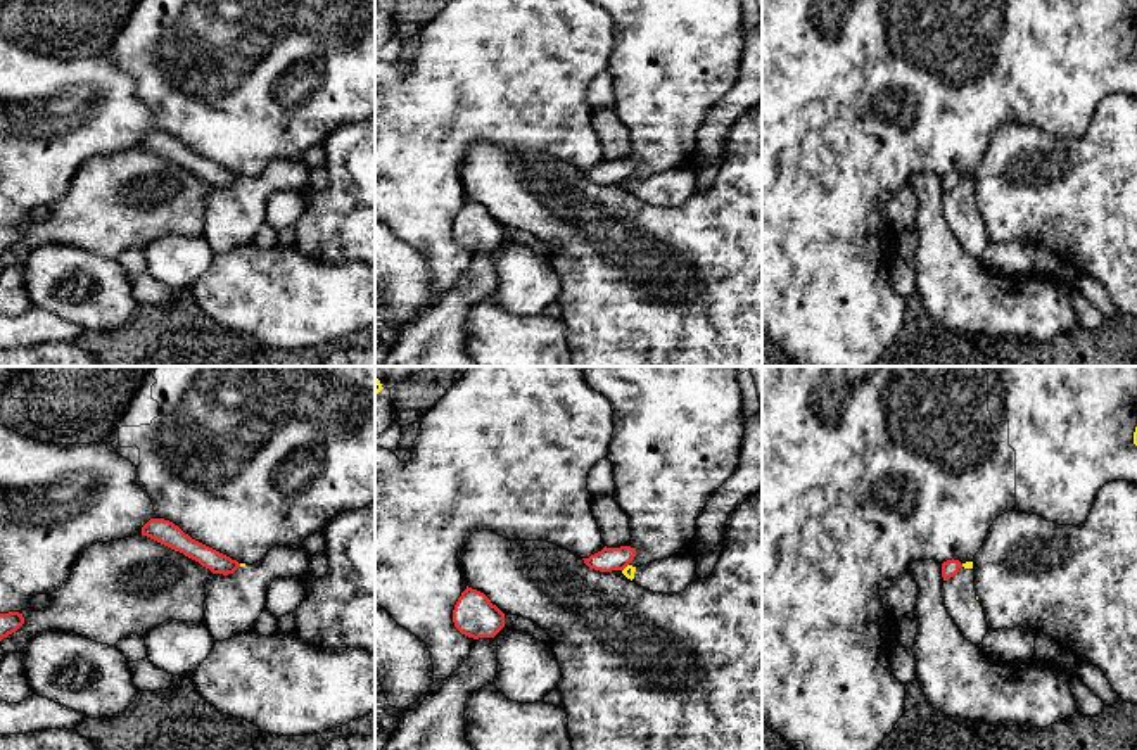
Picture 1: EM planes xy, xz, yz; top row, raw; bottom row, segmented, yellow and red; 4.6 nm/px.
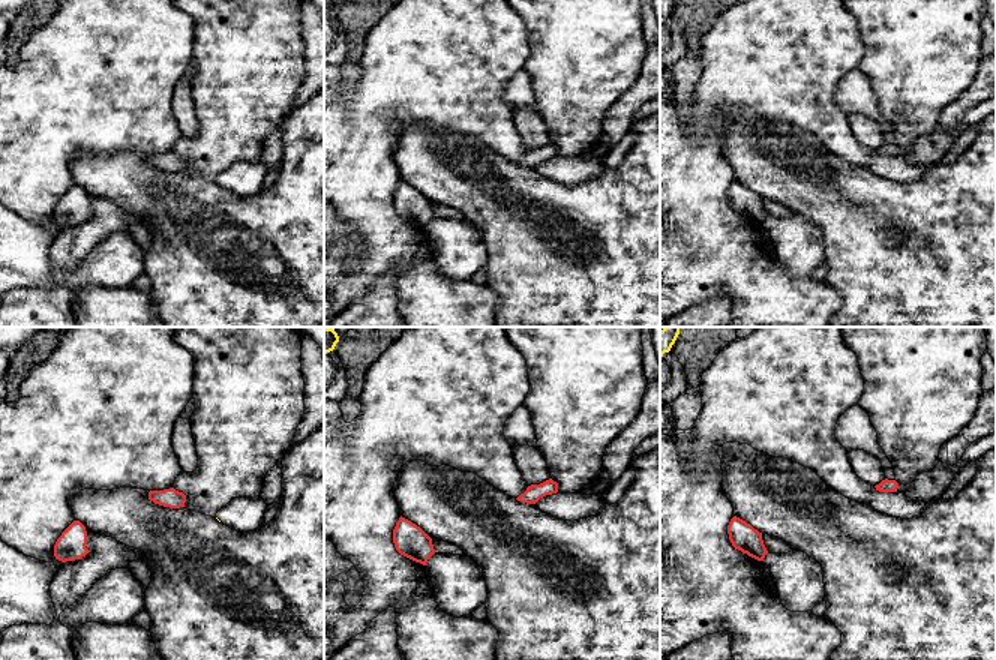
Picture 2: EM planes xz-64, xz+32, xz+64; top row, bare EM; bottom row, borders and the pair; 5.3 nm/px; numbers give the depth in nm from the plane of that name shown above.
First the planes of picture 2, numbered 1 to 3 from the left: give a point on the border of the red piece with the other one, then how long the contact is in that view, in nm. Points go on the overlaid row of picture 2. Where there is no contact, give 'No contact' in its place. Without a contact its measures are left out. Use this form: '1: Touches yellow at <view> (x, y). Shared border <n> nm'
1: No contact
2: No contact
3: No contact

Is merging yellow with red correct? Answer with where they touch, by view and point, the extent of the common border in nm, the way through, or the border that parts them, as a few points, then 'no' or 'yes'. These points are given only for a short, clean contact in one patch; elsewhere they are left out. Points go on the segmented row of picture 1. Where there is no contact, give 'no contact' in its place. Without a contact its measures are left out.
meets yellow in xz at (626, 567); contact 50 nm long; border along xz (628, 564), (622, 571); no

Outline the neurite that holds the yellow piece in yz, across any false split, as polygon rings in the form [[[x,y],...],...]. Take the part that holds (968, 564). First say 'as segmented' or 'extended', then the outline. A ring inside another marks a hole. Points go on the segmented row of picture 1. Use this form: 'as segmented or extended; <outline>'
extended; [[[973,562],[962,563],[954,577],[943,581],[942,598],[961,634],[980,646],[990,627],[983,607],[976,600]]]

